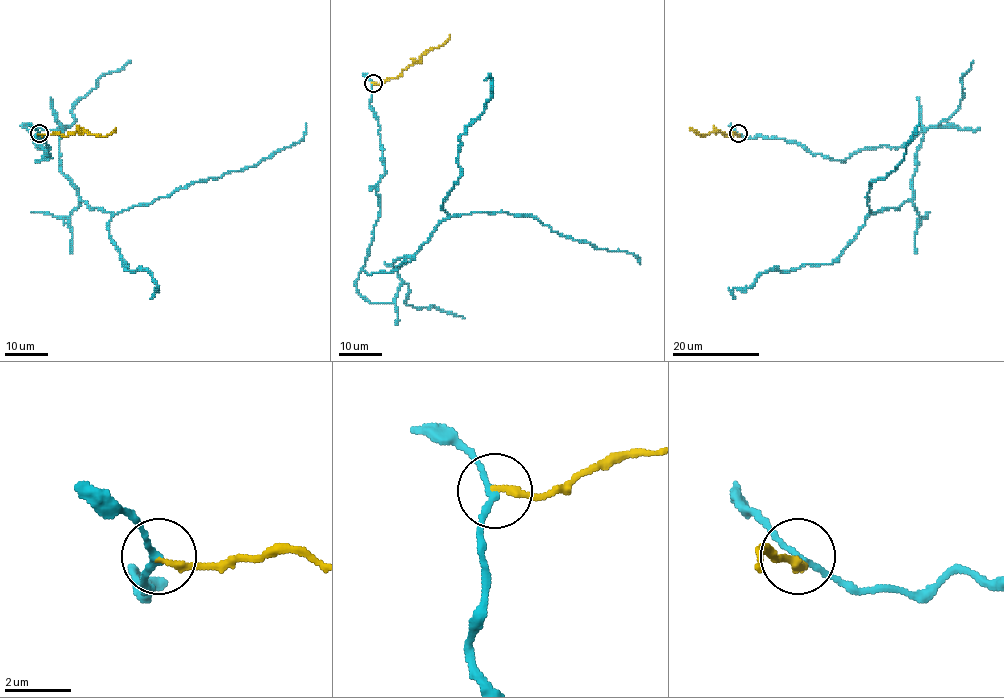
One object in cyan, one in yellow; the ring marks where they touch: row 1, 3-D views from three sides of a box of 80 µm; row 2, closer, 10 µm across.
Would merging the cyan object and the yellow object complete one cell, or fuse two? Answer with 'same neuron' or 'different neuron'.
different neuron

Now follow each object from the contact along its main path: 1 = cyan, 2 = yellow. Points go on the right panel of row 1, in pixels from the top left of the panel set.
1: (738, 134), (845, 161), (956, 126), (924, 132), (912, 197), (872, 214), (870, 183), (895, 170), (918, 124)
2: (738, 134), (733, 132), (729, 137), (712, 131), (701, 136), (689, 127)

